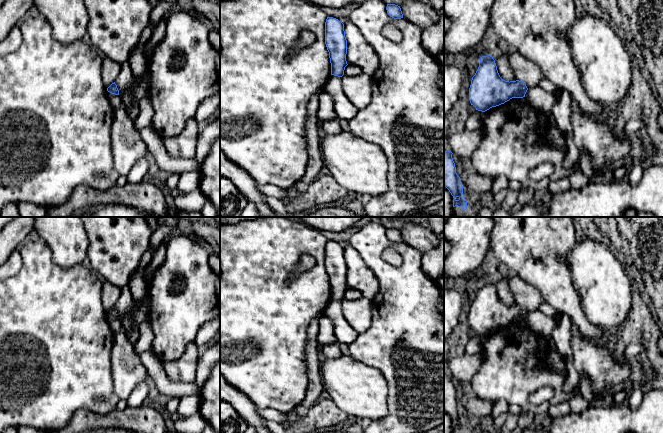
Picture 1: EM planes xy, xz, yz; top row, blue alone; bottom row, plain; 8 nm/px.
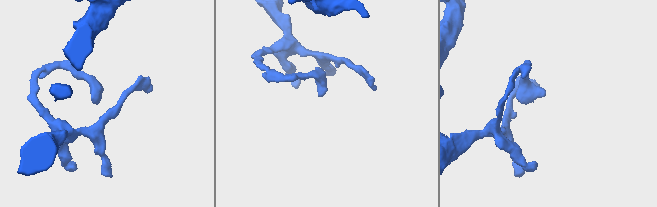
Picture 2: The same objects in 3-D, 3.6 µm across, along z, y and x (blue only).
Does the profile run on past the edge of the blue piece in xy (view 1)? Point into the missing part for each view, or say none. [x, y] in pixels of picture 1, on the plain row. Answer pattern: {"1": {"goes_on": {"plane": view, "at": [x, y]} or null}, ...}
{"1": {"goes_on": null}}

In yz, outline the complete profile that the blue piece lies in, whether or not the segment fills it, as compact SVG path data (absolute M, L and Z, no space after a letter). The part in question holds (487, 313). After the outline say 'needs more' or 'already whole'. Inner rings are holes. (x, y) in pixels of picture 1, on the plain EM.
M482 280L479 291L472 301L469 324L476 334L485 336L512 322L523 322L528 312L525 307L503 304L492 280Z; already whole

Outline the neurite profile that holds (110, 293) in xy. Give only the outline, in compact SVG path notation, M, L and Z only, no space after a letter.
M103 280L102 288L102 304L104 309L108 312L115 306L121 295L121 288L113 285L112 283Z

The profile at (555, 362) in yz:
M550 352L547 357L549 368L561 374L565 379L567 377L567 369L564 362L557 352Z

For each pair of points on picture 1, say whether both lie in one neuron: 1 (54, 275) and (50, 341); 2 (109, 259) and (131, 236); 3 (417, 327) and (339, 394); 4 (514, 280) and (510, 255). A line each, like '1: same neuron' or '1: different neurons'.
1: same neuron
2: same neuron
3: different neurons
4: different neurons

